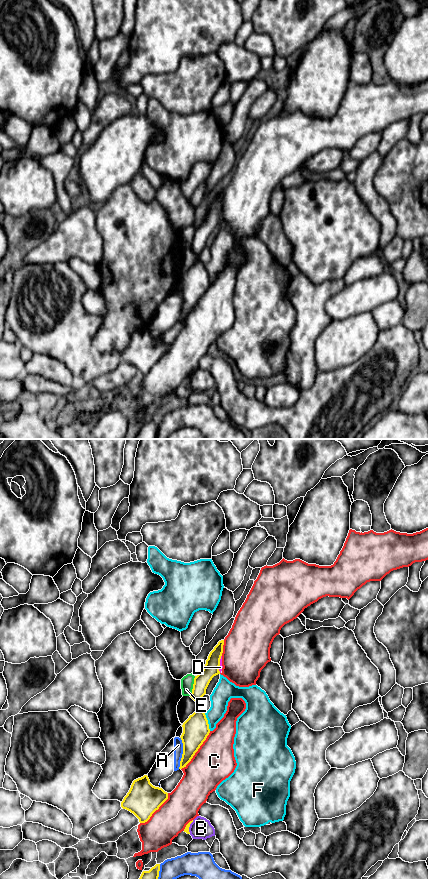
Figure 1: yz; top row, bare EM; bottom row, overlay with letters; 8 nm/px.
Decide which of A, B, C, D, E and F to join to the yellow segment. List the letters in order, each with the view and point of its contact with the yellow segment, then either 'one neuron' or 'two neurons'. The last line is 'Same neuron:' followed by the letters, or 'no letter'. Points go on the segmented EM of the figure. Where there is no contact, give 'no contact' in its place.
A: yz (183, 753) | two neurons
B: yz (189, 826) | two neurons
C: yz (197, 750) | two neurons
D: yz (219, 664) | two neurons
E: yz (193, 686) | two neurons
F: yz (207, 721) | two neurons
Same neuron: no letter

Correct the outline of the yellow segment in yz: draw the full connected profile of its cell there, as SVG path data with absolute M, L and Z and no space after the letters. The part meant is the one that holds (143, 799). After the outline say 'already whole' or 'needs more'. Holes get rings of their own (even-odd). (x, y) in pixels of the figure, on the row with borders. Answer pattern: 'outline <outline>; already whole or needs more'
outline M144 775L133 781L121 807L133 813L140 823L145 823L167 799L168 793L153 786L148 776Z; already whole

